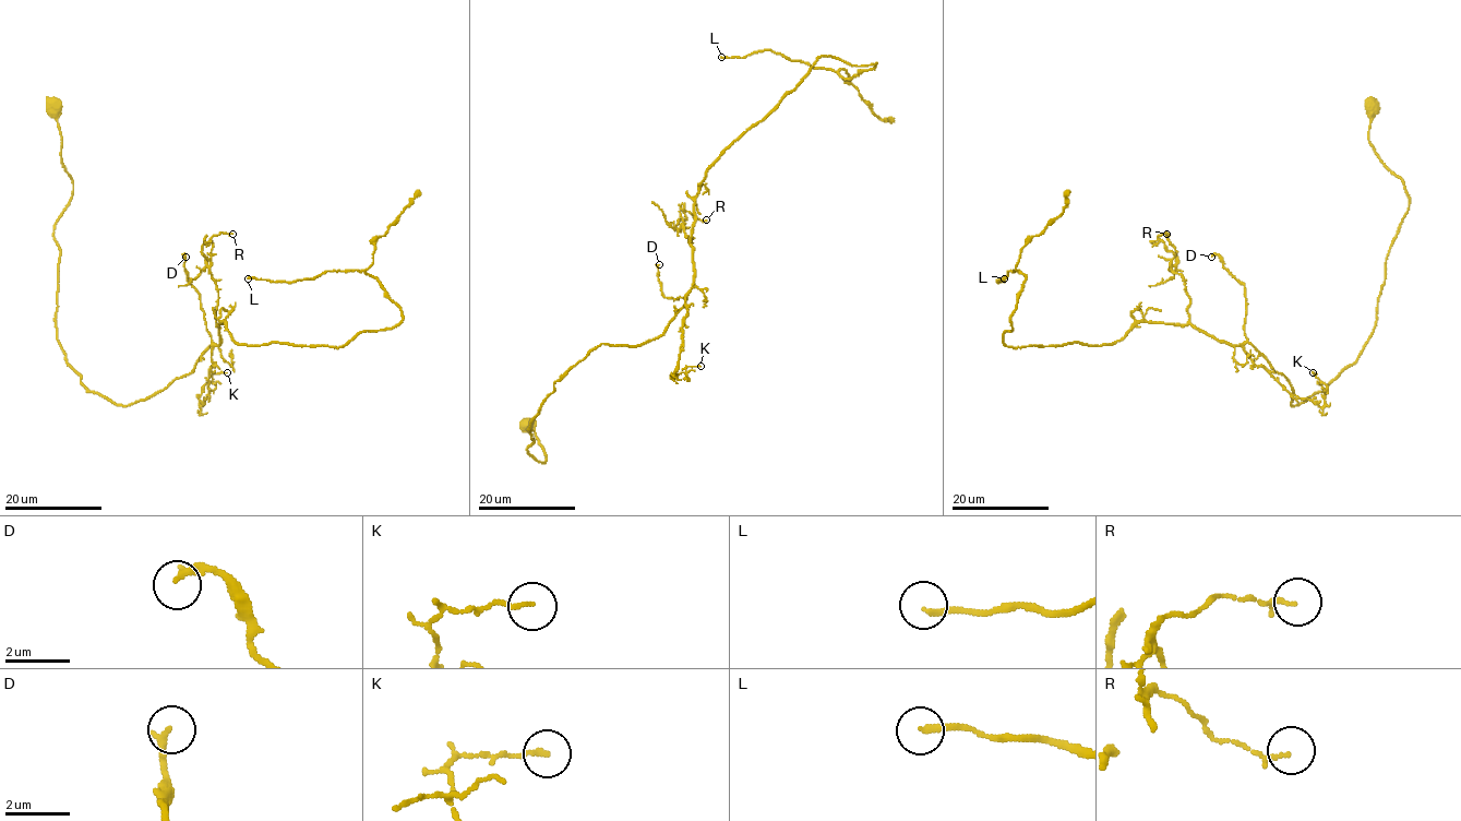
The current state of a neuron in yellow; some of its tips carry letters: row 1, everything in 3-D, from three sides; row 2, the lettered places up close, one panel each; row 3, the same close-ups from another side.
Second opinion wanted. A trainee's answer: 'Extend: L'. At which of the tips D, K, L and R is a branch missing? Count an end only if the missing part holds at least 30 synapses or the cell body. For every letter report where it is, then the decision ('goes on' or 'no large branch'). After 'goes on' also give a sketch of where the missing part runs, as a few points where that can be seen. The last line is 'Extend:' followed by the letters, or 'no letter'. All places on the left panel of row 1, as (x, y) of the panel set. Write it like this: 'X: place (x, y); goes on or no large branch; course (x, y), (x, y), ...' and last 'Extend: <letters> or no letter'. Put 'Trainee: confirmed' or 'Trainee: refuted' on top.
Trainee: confirmed
D: place (186, 257); no large branch
K: place (227, 372); no large branch
L: place (248, 278); goes on
R: place (232, 234); no large branch
Extend: L

